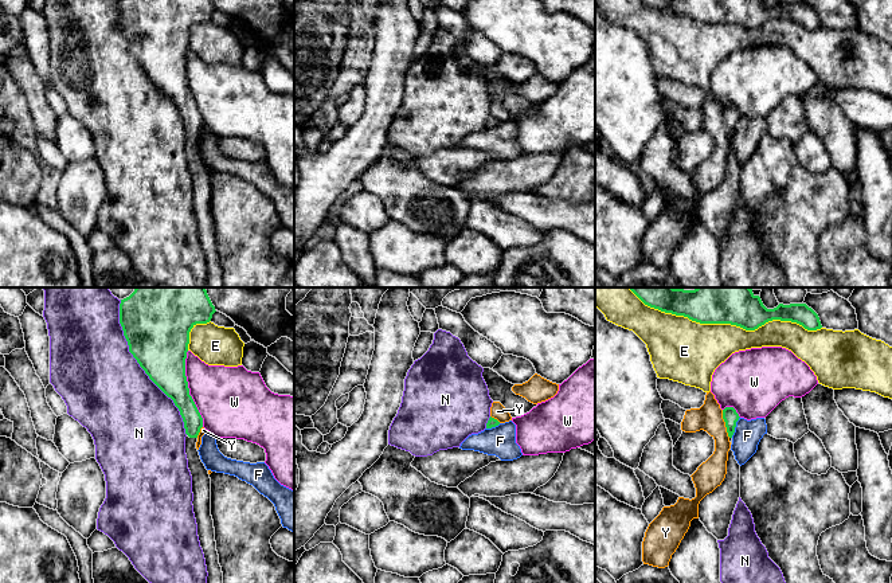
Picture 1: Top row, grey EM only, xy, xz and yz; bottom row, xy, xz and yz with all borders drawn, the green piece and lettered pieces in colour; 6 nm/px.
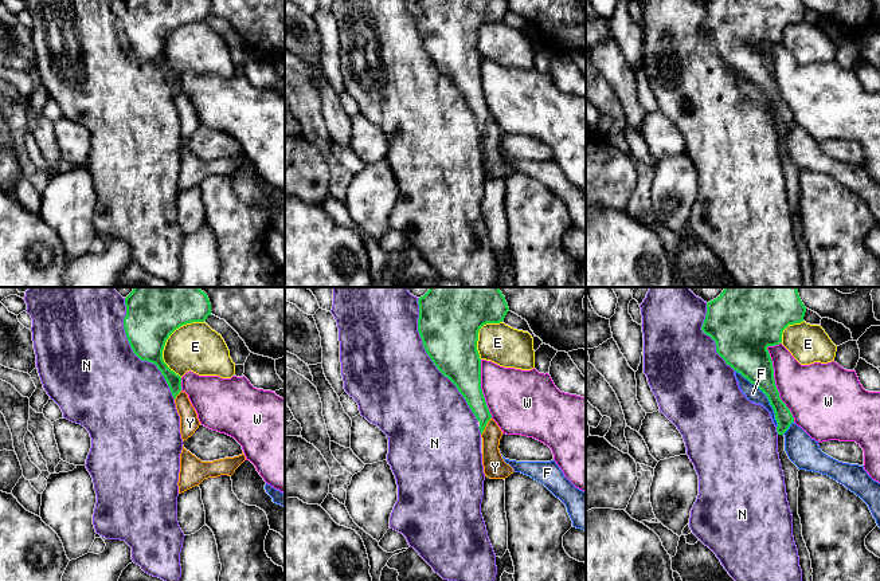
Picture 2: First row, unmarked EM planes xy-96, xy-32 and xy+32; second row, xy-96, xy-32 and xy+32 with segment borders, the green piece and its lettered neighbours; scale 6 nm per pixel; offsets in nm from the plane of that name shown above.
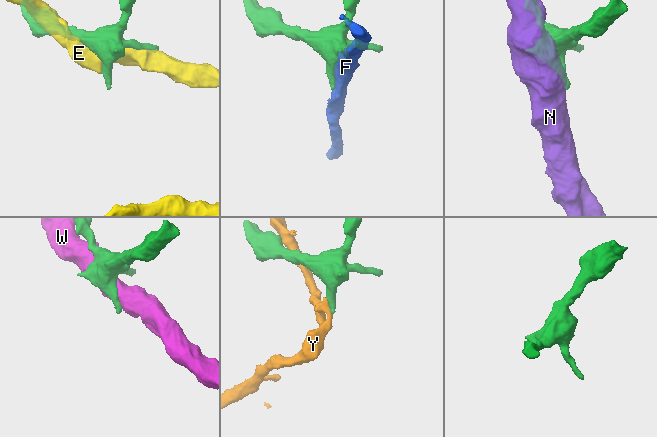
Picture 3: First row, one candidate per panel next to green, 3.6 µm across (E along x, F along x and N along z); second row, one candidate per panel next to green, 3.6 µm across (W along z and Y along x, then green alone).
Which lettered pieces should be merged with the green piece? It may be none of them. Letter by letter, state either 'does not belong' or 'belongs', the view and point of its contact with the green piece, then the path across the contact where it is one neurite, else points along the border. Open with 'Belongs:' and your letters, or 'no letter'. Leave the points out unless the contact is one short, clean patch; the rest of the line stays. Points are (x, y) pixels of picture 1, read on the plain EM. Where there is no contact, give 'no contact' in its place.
Belongs: no letter
E: does not belong; contact yz (731, 23)
F: does not belong; contact yz (735, 125)
N: does not belong; contact xy (141, 66)
W: does not belong; contact xy (188, 87)
Y: does not belong; contact yz (726, 122); border yz (722, 109), (722, 117), (730, 136)

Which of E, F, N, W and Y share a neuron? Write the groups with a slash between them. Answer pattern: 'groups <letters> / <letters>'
groups E / F / N / W / Y

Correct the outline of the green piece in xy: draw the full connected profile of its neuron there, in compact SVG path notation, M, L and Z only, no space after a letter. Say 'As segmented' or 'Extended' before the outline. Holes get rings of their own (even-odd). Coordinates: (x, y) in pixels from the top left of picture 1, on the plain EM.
Extended. M121 0L120 23L129 51L149 78L173 99L185 128L185 153L192 175L193 212L207 265L207 287L223 287L211 215L211 177L196 148L203 117L189 94L185 58L189 31L215 12L211 0Z

